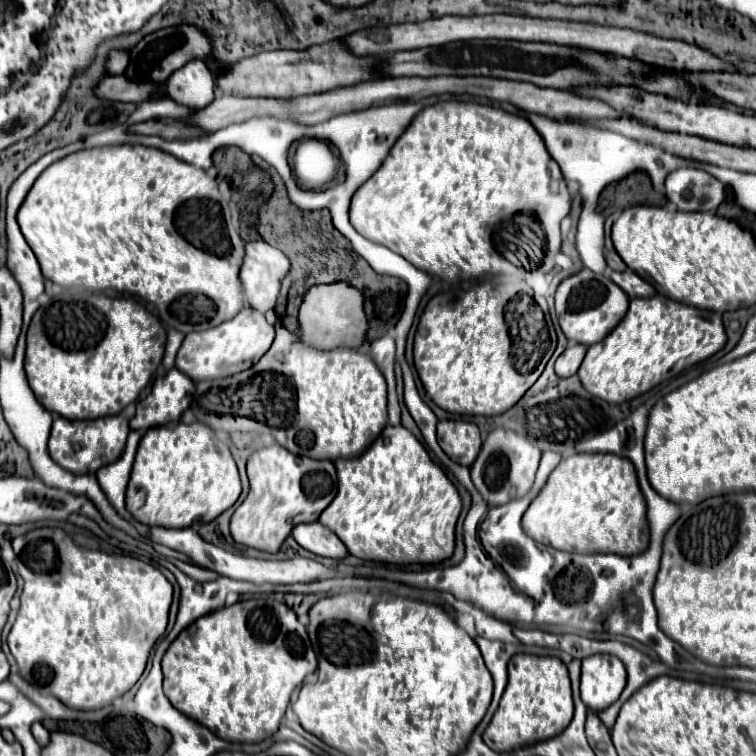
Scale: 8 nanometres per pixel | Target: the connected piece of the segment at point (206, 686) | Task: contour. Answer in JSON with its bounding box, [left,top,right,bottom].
[163,599,317,743]

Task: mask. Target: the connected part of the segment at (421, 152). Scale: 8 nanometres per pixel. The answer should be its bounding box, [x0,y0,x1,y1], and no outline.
[349,101,571,281]

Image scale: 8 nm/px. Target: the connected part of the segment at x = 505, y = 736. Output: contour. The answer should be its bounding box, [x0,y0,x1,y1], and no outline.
[483,653,573,751]

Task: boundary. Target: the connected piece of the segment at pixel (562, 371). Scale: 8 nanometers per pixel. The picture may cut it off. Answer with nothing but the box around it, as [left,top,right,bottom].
[555,343,587,377]

